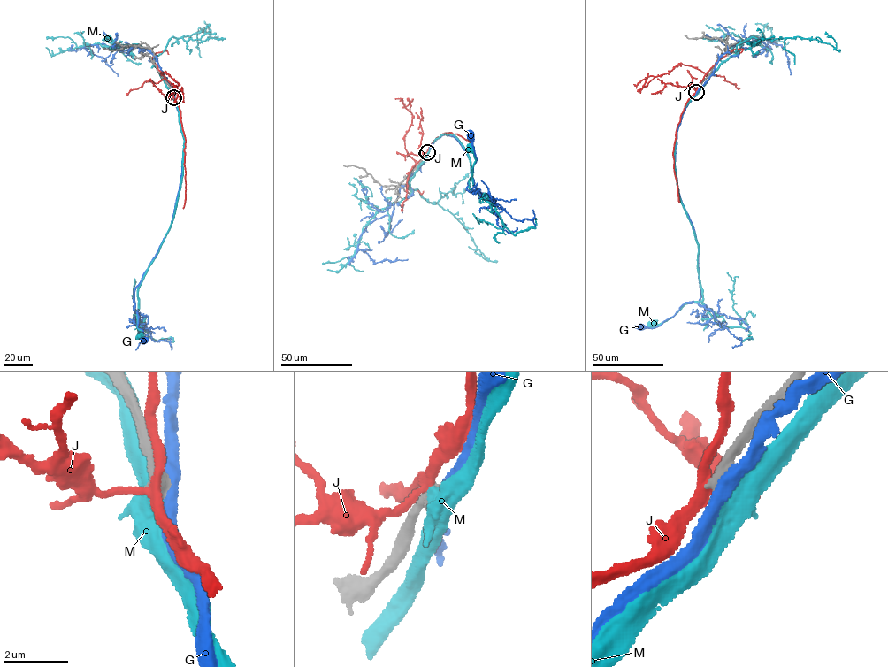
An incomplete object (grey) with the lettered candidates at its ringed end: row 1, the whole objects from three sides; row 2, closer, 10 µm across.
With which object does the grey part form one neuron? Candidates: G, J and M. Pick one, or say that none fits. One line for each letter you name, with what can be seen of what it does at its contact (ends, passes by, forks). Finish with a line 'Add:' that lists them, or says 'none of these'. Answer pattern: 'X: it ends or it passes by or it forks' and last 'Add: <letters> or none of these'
Add: none of these

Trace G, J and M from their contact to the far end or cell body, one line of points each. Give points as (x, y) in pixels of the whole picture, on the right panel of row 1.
G: (697, 91), (678, 126), (675, 167), (699, 249), (700, 297), (661, 325), (640, 325)
J: (696, 92), (685, 105), (676, 134), (673, 168), (679, 202)
M: (697, 92), (677, 127), (674, 167), (678, 197), (699, 250), (702, 300), (654, 323)

